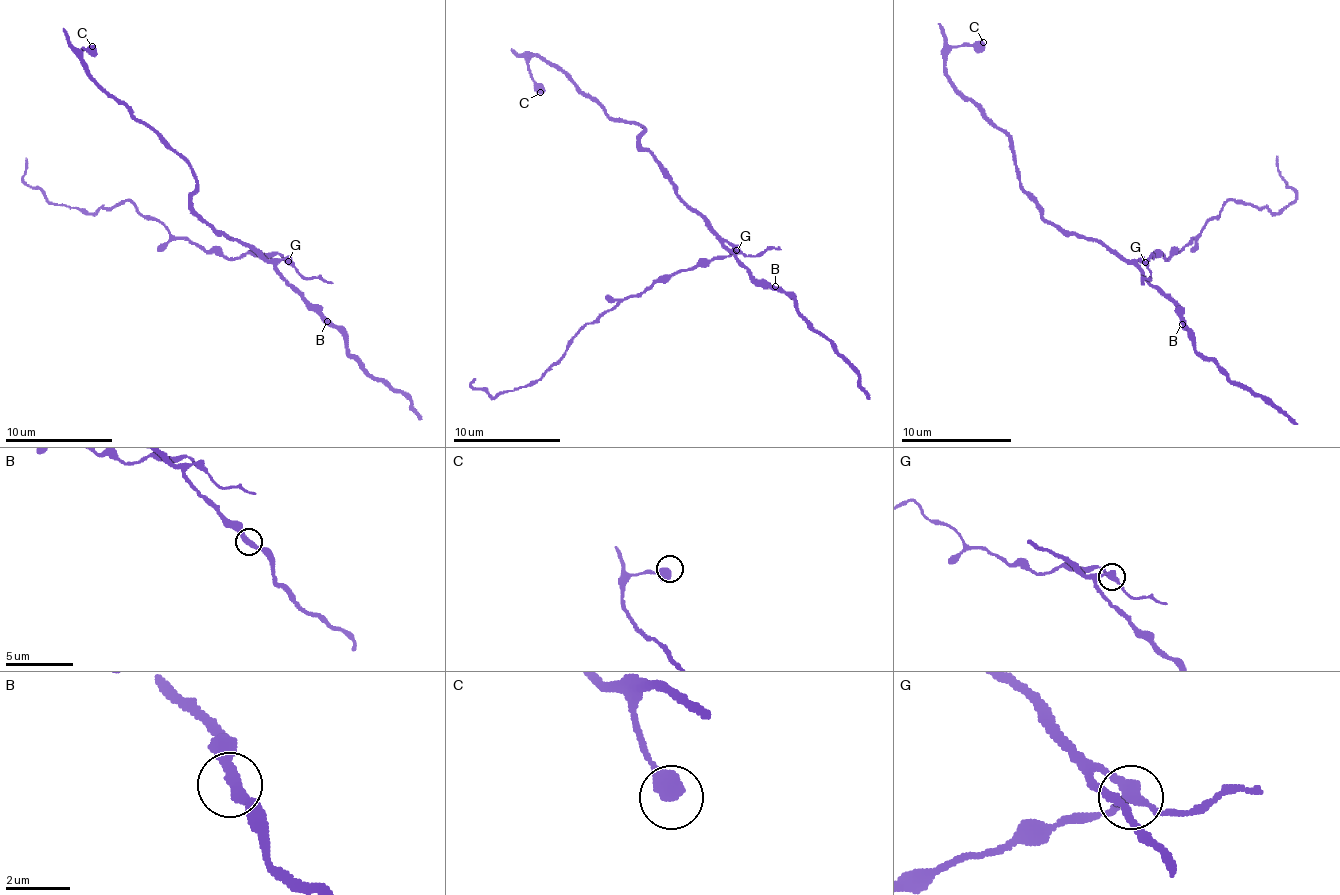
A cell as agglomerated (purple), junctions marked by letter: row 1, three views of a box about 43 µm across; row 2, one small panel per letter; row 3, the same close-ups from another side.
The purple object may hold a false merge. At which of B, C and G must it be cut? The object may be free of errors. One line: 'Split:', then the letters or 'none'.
Split: G

